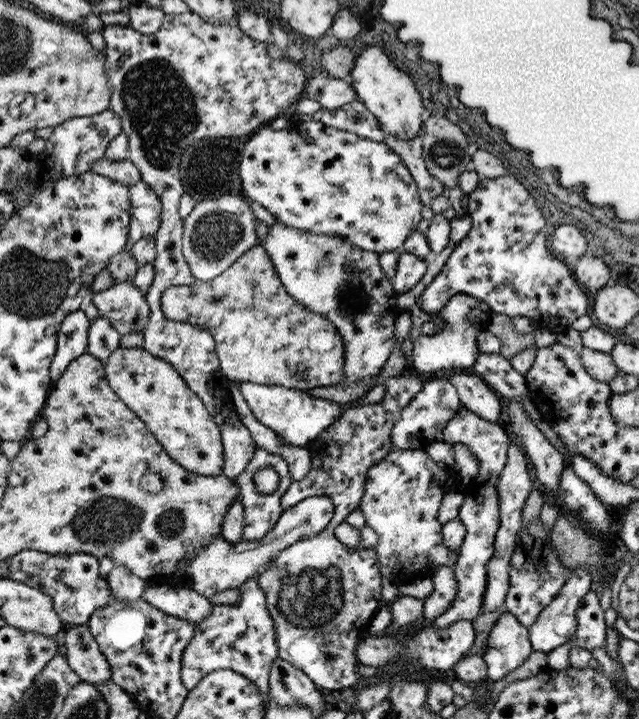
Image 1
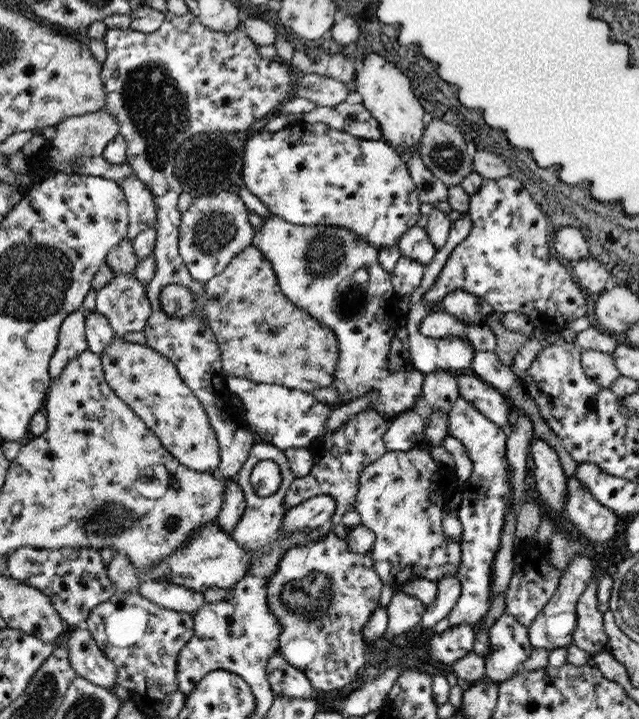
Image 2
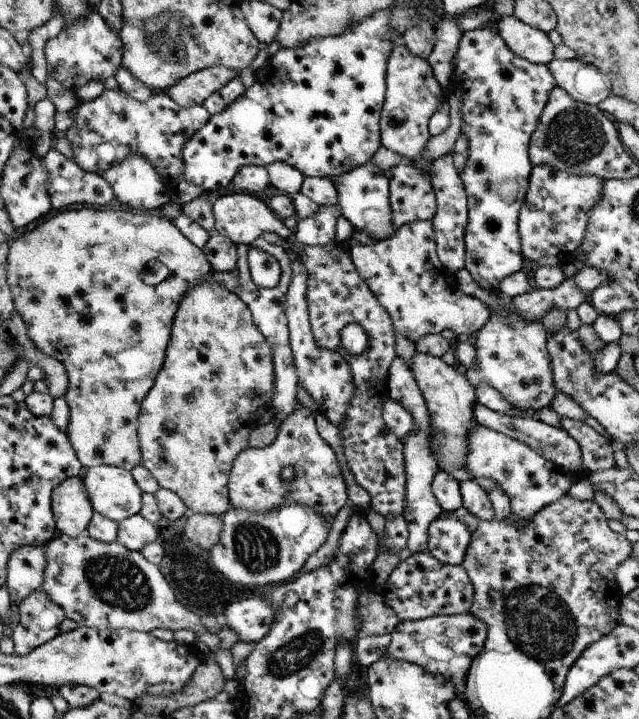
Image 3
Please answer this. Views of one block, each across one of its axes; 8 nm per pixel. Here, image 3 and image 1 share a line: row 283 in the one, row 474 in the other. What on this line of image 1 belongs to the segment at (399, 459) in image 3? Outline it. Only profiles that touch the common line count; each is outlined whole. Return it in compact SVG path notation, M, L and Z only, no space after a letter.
M373 404L373 406L361 406L361 408L351 408L347 410L339 422L335 422L327 434L317 436L307 444L307 450L311 454L311 472L303 480L293 480L291 488L283 494L281 506L283 510L293 508L301 500L307 500L311 496L327 496L331 498L335 510L333 518L325 526L325 530L313 538L299 540L297 544L291 544L289 548L281 550L265 568L261 570L259 576L259 586L267 594L267 614L271 614L271 620L275 622L275 634L277 634L277 644L279 644L279 660L285 660L291 664L295 670L303 672L319 690L341 690L347 686L357 684L357 668L359 658L357 658L357 648L359 648L359 634L365 628L365 624L375 616L375 610L379 608L379 584L383 584L383 574L381 574L381 564L377 558L375 550L351 550L343 546L339 540L333 536L333 528L345 518L359 508L363 492L365 492L365 476L371 466L381 462L391 450L391 428L399 414L387 412L383 406Z

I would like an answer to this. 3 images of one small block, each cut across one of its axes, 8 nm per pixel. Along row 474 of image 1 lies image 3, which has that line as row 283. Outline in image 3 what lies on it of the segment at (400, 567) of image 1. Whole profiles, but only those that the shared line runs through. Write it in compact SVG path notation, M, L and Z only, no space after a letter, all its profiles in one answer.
M431 218L405 224L393 236L381 242L367 246L347 246L357 272L391 316L395 334L409 338L413 344L419 338L435 336L445 328L453 330L455 336L473 338L473 334L481 330L491 316L487 304L479 298L467 296L463 292L445 292L445 274L449 274L449 270L443 268L441 260L437 260L439 256L435 256L435 242L437 238Z

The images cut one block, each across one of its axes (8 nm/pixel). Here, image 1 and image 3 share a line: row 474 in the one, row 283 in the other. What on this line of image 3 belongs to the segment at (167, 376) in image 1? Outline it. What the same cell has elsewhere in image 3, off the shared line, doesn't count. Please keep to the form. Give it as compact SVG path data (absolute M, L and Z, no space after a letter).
M215 280L197 284L187 290L187 298L175 312L163 366L137 414L141 466L155 476L161 490L175 492L193 514L227 514L231 510L229 476L233 462L249 446L249 434L259 426L257 412L271 408L273 396L273 350L255 326L249 306Z

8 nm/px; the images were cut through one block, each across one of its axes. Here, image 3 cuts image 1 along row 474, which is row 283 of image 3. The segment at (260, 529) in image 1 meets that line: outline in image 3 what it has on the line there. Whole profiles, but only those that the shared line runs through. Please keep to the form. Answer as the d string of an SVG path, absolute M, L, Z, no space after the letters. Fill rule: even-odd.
M261 236L257 240L253 240L249 246L245 244L239 244L237 246L237 270L239 270L239 278L243 278L243 290L235 290L239 294L239 298L249 306L251 310L251 316L253 316L253 322L255 326L259 328L259 332L263 334L263 338L267 338L271 350L273 350L273 370L275 370L275 396L273 396L273 404L271 404L271 410L275 412L275 426L279 428L281 422L285 422L295 410L297 410L297 400L295 400L295 392L297 392L297 386L299 386L299 376L297 376L297 368L293 364L293 350L291 350L291 344L289 344L289 326L287 326L287 314L285 314L285 300L287 300L287 292L289 292L289 286L291 286L291 280L293 280L293 260L291 260L291 254L287 250L283 250L281 246L273 246L273 244L267 244ZM251 248L259 248L267 254L271 254L279 266L281 266L281 278L279 278L279 284L273 288L273 290L263 290L259 288L253 280L251 280L251 272L249 272L249 262L247 262L247 252Z

